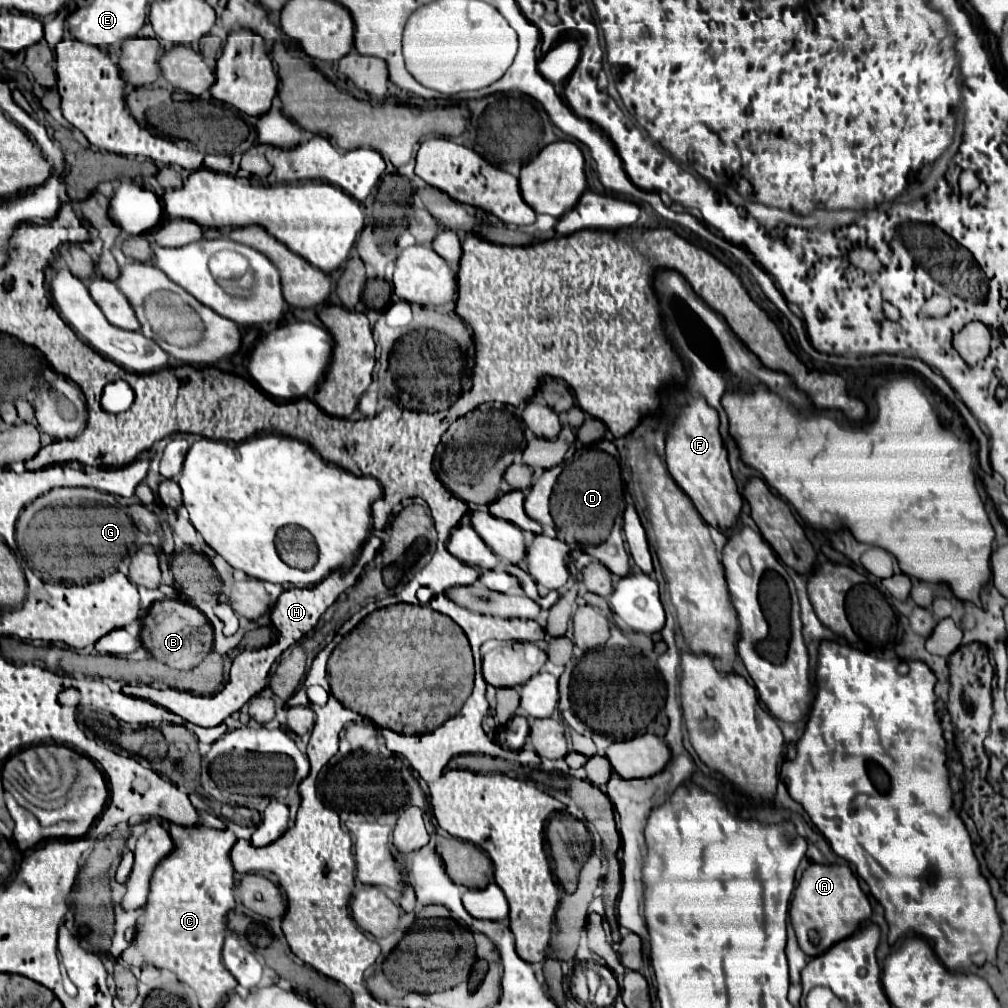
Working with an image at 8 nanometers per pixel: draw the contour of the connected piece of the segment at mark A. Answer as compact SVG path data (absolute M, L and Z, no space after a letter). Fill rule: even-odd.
M810 863L804 869L804 873L796 885L796 891L794 891L794 899L792 899L792 907L790 907L790 921L796 931L800 949L806 955L816 957L816 955L824 953L834 943L852 935L860 925L864 925L870 919L870 915L872 915L870 901L868 901L866 893L862 891L860 881L856 879L856 875L852 873L850 867ZM812 929L818 931L818 935L820 935L820 941L816 945L808 937L808 933Z

